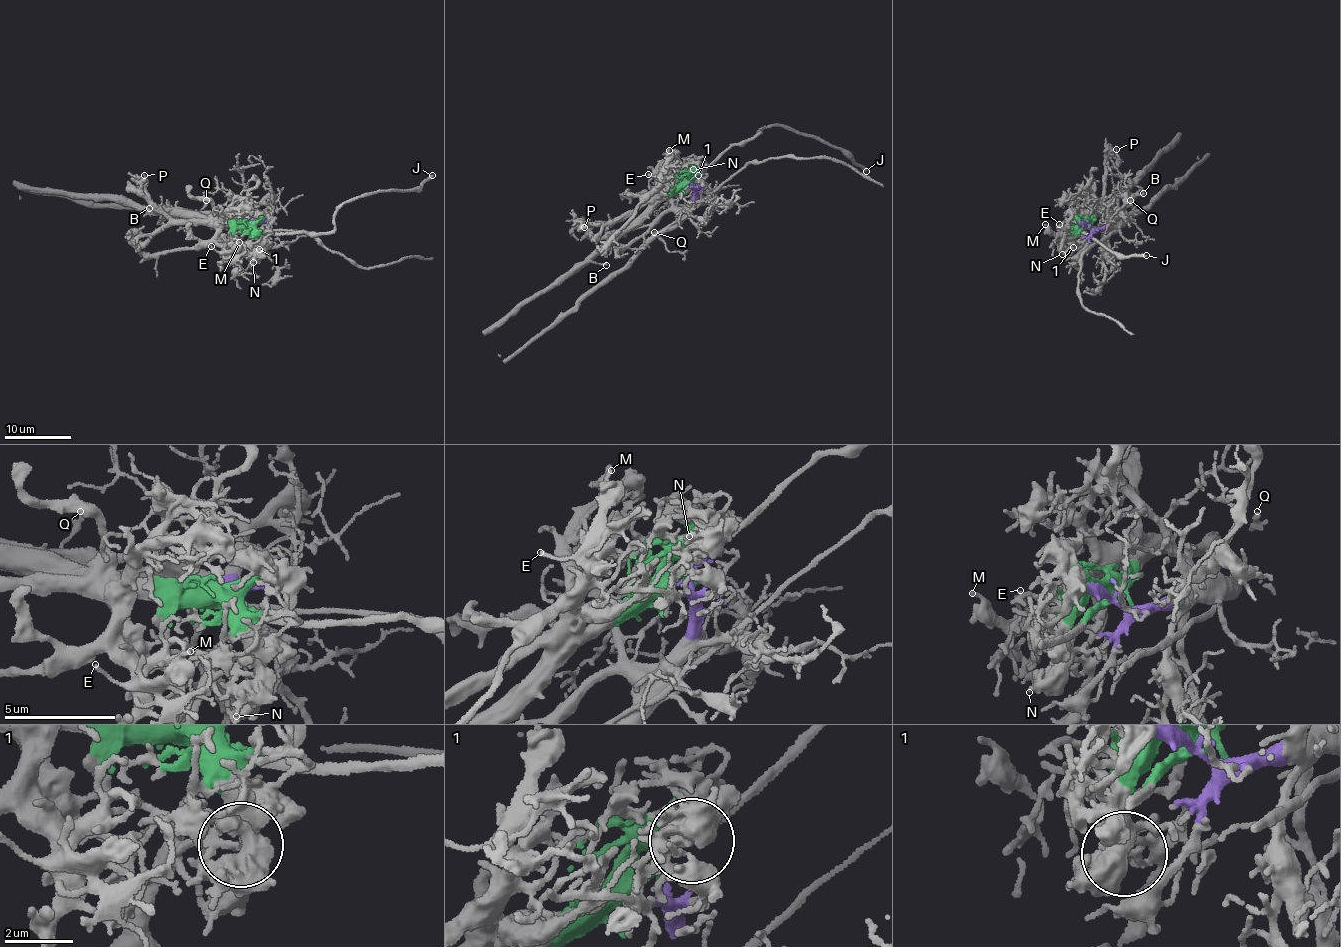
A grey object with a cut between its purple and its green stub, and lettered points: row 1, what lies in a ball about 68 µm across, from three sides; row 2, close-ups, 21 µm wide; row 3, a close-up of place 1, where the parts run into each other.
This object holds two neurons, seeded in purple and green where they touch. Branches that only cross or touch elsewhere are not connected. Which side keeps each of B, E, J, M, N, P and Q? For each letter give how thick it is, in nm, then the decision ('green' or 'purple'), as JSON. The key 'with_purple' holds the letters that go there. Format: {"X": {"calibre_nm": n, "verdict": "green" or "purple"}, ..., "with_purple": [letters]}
{"B": {"calibre_nm": 150, "verdict": "green"}, "E": {"calibre_nm": 140, "verdict": "green"}, "J": {"calibre_nm": 320, "verdict": "green"}, "M": {"calibre_nm": 170, "verdict": "green"}, "N": {"calibre_nm": 200, "verdict": "green"}, "P": {"calibre_nm": 120, "verdict": "green"}, "Q": {"calibre_nm": 280, "verdict": "purple"}, "with_purple": ["Q"]}

